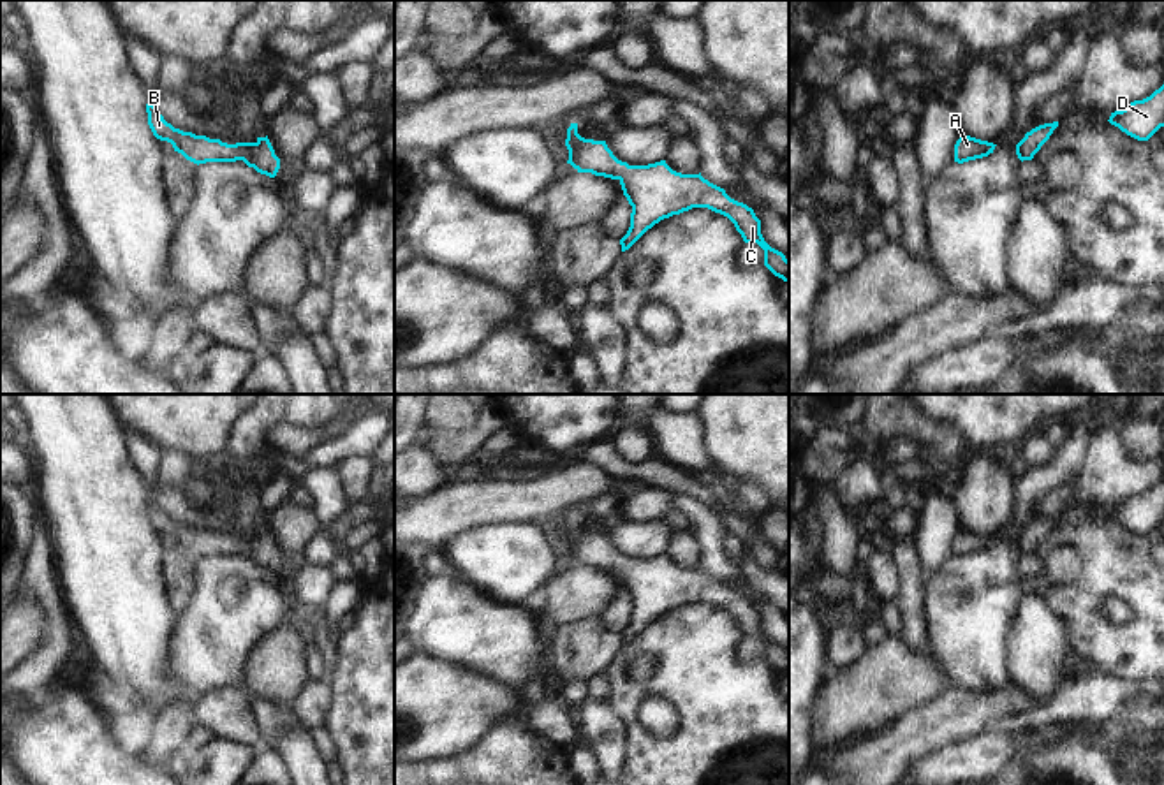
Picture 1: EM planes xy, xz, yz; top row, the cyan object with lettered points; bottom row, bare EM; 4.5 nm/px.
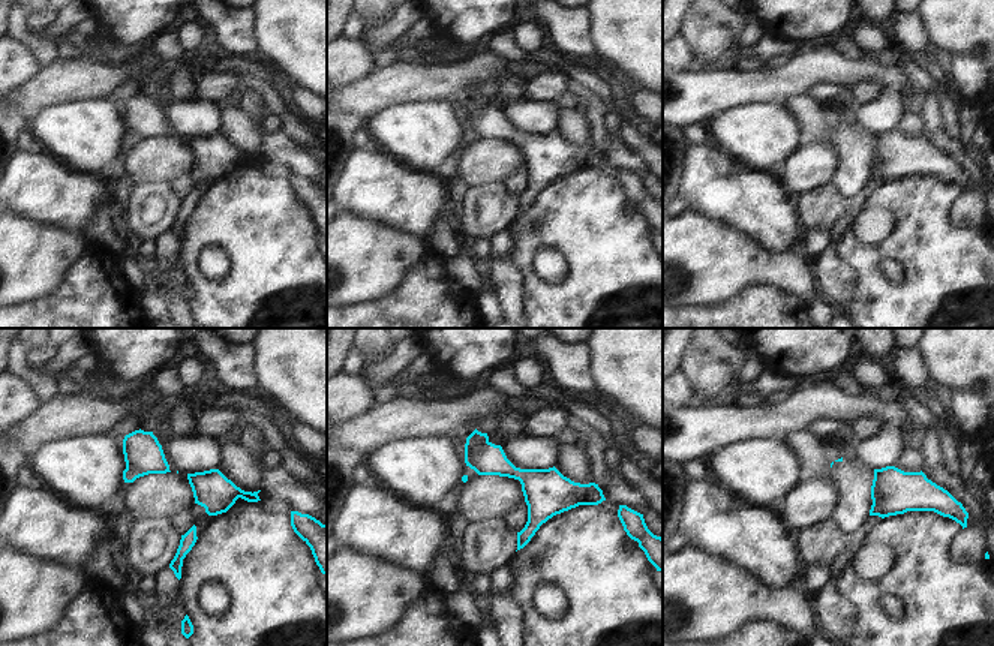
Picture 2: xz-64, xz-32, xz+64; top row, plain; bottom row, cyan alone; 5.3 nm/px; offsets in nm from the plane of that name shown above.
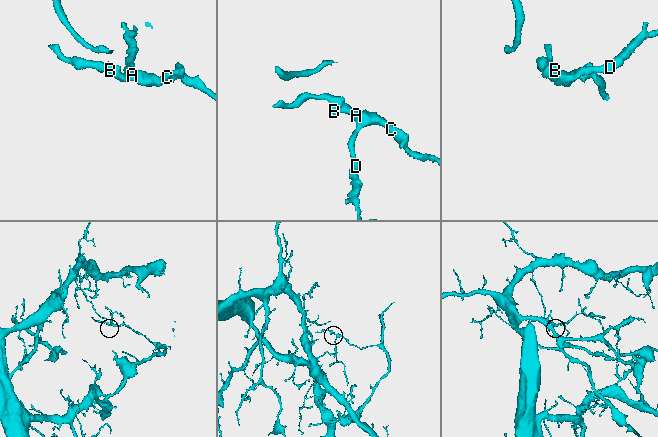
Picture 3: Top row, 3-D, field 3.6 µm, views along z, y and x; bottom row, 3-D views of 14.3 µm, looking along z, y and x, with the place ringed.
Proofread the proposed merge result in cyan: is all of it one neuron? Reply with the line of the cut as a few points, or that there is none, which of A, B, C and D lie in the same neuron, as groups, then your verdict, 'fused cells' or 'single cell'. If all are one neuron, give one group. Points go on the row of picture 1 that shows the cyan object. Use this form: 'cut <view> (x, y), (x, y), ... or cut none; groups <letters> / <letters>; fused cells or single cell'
cut none; groups A B C D; single cell

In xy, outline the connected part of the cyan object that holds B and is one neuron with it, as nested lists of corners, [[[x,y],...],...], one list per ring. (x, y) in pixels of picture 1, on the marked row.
[[[146,104],[146,113],[153,136],[160,141],[171,143],[174,151],[197,165],[206,162],[243,160],[248,167],[254,167],[257,172],[269,178],[275,178],[280,169],[280,158],[275,155],[268,136],[257,137],[255,143],[227,144],[220,139],[210,139],[206,136],[195,136],[192,132],[174,128],[157,111],[155,104]]]

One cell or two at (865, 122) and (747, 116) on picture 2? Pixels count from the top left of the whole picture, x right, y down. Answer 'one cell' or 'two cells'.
two cells

